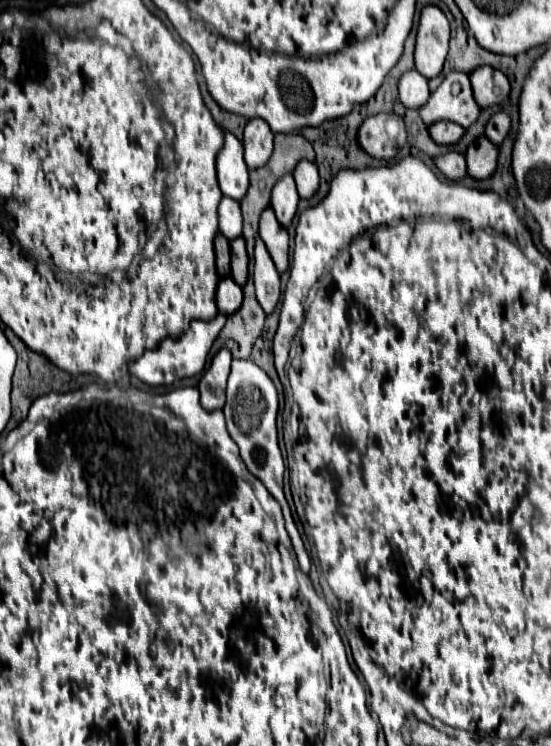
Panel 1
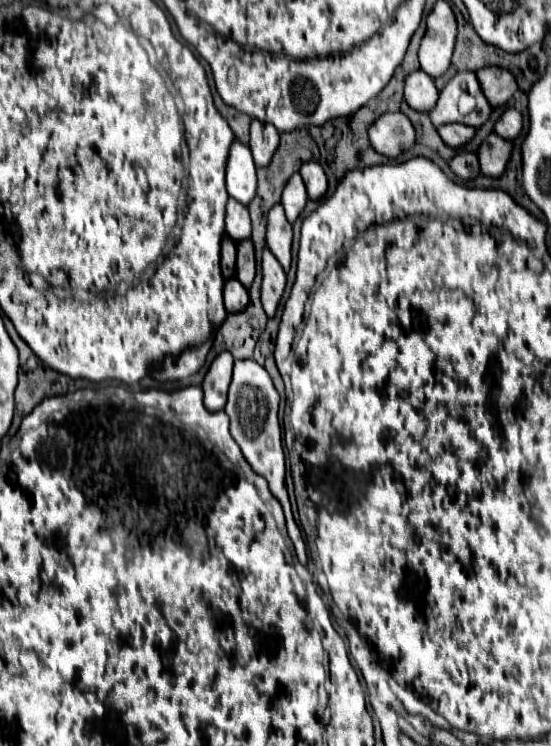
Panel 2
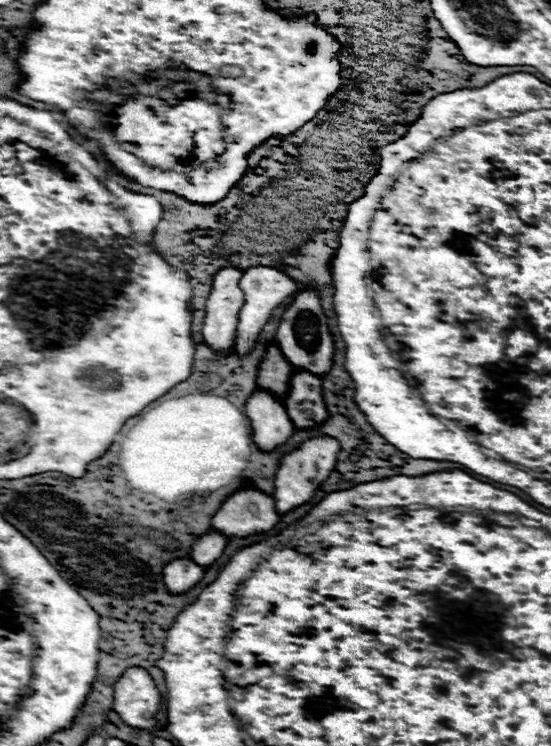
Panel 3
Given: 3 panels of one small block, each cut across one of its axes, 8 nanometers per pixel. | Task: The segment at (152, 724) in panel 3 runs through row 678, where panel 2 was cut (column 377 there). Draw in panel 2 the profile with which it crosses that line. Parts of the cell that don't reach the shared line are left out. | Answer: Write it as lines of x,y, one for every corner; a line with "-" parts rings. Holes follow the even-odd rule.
384,112
368,128
368,138
378,154
396,158
414,144
414,128
402,112

